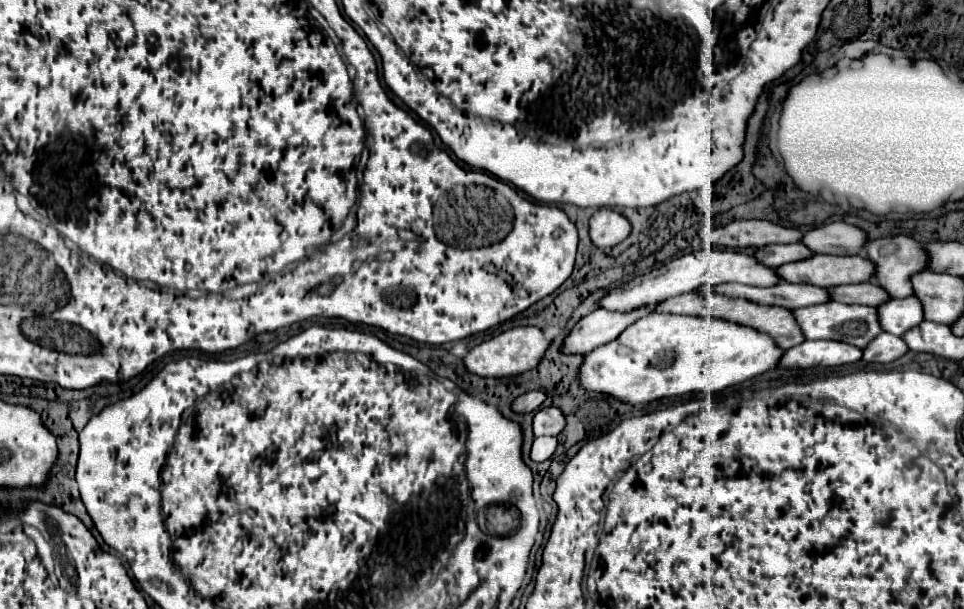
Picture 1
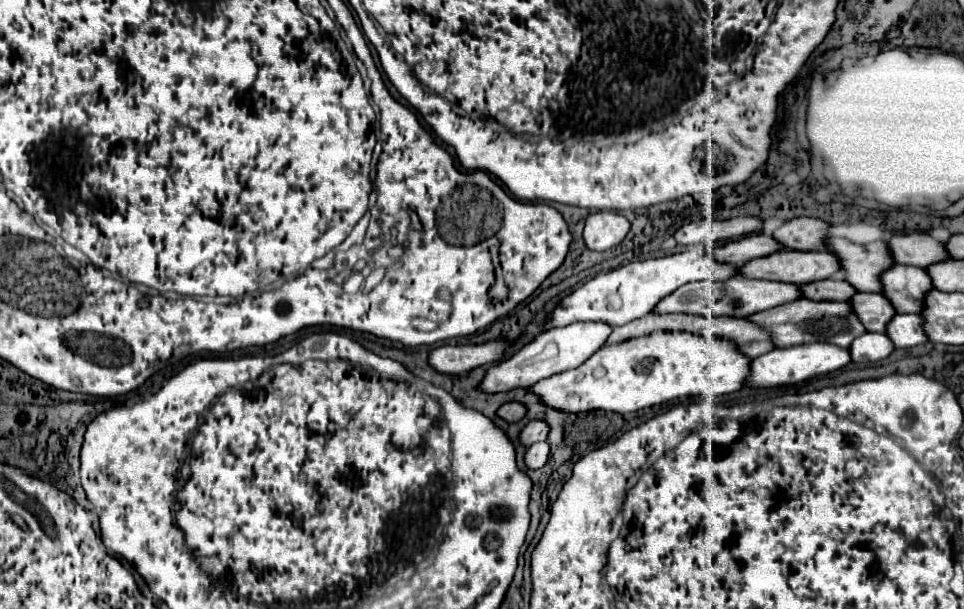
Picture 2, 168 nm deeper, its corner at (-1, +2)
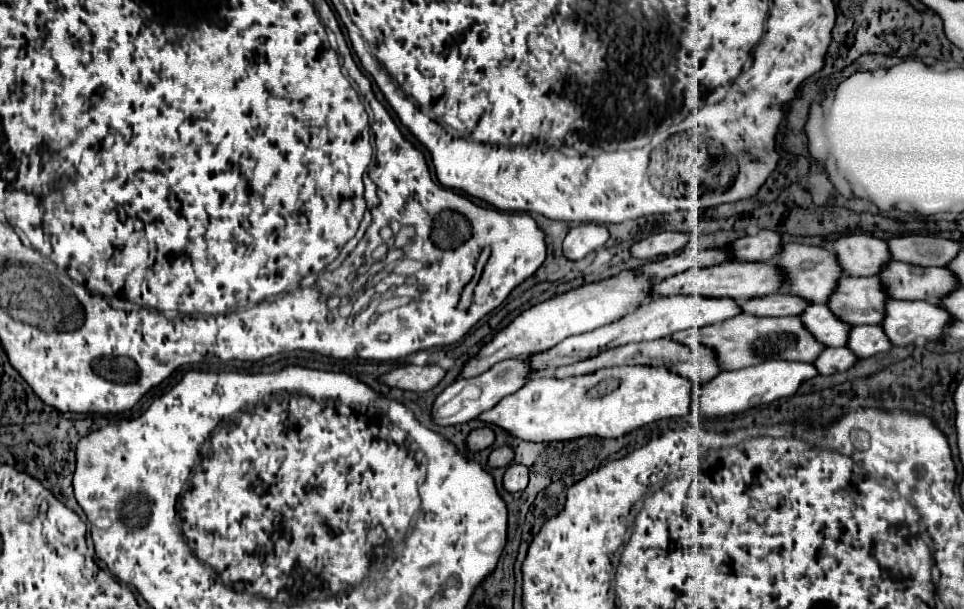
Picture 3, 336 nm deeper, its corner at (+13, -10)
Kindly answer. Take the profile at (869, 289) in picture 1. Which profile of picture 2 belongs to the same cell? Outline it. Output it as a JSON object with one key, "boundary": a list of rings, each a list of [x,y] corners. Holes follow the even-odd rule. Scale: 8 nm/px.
{"boundary":[[[841,277],[807,283],[801,285],[801,289],[803,289],[803,297],[813,301],[849,301],[851,295],[855,295],[855,289]]]}

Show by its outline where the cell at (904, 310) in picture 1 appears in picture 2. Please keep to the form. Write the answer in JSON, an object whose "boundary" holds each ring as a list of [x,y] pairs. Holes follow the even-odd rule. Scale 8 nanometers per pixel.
{"boundary":[[[855,293],[851,309],[855,309],[855,315],[859,315],[859,321],[871,333],[885,333],[887,323],[895,317],[893,305],[881,293]]]}

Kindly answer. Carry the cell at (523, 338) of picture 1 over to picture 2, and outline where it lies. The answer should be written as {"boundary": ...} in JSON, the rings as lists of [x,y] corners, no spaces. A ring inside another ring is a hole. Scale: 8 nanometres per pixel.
{"boundary":[[[497,339],[483,345],[441,345],[429,353],[429,365],[439,373],[467,373],[473,367],[499,361],[507,343]]]}

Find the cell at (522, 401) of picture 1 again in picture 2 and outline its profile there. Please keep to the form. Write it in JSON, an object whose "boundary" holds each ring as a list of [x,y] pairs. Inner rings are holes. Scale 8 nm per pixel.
{"boundary":[[[505,403],[497,409],[497,415],[507,423],[517,423],[525,415],[525,407],[521,403]]]}

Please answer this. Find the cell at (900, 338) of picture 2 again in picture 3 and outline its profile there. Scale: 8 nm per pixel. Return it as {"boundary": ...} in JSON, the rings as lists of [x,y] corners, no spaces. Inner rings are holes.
{"boundary":[[[857,325],[849,333],[847,347],[853,349],[853,353],[857,353],[857,357],[867,359],[867,357],[875,357],[879,353],[887,353],[893,347],[893,343],[889,341],[889,337],[885,335],[881,325]]]}

